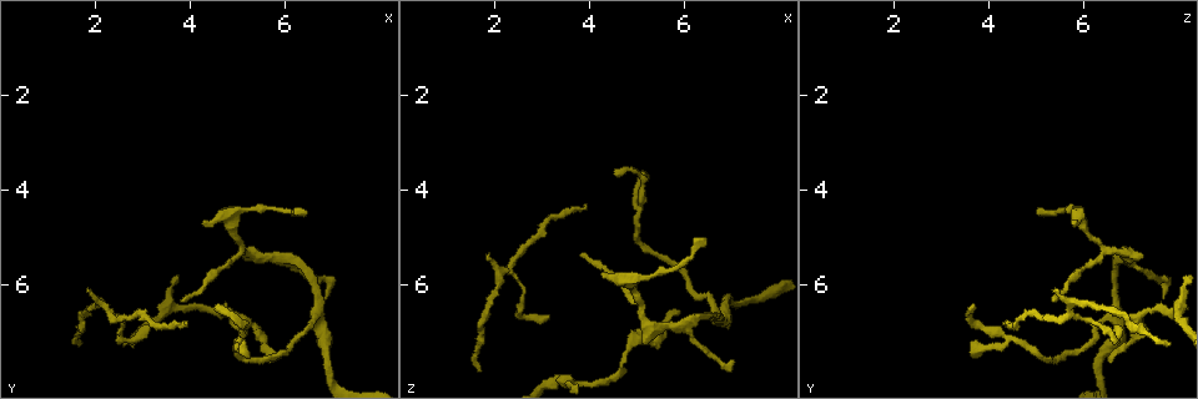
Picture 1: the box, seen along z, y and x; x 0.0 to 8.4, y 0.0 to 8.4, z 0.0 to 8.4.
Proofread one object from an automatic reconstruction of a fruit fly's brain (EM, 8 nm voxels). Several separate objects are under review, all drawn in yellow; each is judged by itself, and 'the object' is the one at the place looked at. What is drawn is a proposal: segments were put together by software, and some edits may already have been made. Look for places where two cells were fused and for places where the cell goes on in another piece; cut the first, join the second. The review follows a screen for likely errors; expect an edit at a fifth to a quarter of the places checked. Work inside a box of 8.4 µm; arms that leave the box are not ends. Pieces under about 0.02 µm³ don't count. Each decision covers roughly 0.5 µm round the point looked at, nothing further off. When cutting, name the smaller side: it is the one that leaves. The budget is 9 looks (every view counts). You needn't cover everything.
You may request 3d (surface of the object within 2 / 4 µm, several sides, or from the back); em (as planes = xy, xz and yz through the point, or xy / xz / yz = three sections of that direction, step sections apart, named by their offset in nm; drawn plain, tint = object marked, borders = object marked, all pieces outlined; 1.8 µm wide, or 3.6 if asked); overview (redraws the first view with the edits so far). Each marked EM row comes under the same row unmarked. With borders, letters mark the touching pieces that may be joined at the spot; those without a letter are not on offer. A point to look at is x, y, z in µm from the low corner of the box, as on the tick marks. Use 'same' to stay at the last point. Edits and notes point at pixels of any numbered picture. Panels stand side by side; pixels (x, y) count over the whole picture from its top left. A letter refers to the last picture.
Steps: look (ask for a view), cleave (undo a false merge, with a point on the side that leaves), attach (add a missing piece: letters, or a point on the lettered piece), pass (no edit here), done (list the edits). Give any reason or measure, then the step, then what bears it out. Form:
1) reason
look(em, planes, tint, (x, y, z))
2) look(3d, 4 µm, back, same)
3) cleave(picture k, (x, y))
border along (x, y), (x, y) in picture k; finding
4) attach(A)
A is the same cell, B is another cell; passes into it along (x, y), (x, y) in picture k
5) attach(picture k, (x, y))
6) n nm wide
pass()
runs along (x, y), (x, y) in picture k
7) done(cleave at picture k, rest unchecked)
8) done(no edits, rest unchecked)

thin end
look(em, planes, borders, (3.20, 6.85, 6.65))

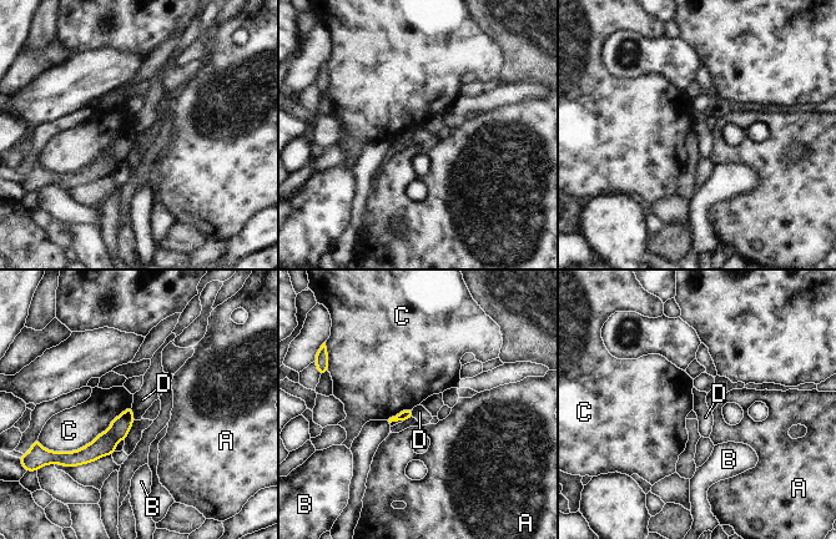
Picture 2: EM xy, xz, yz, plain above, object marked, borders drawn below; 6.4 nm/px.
70 nm wide
pass()
A, B, C and D are other cells; border along (131, 407), (135, 419) in picture 2; no lettered piece goes on from it

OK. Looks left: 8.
thin end
look(3d, 2 µm, back, (1.70, 7.20, 7.80))

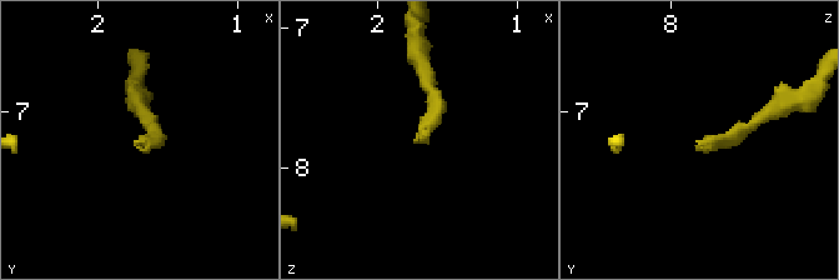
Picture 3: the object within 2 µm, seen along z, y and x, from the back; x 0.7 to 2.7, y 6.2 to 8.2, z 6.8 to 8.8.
now the EM
look(em, xz, step 16, borders, (1.74, 7.24, 7.80))

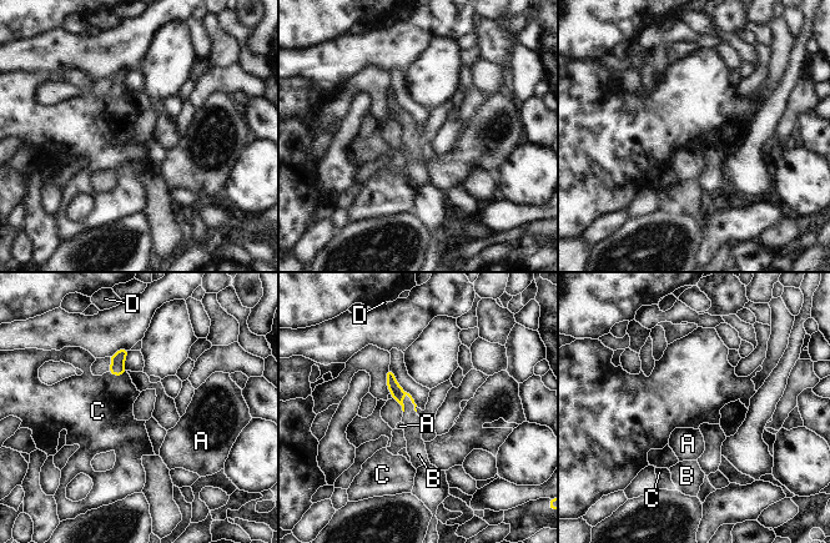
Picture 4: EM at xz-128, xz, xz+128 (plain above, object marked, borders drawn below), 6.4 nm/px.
attach(picture 4, (413, 423))
B is the same cell, A, C and D are other cells; passes into it along (395, 388), (412, 402), (413, 423) in picture 4; it goes on there

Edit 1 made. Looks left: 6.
look(overview)

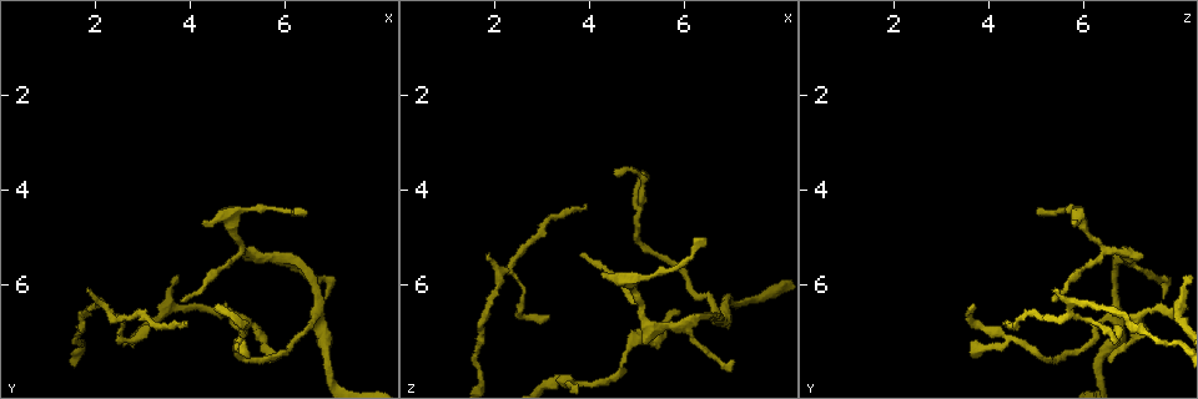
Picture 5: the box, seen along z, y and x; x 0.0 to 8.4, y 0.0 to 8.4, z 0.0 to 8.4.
free end
look(em, planes, borders, (4.30, 4.70, 5.75))

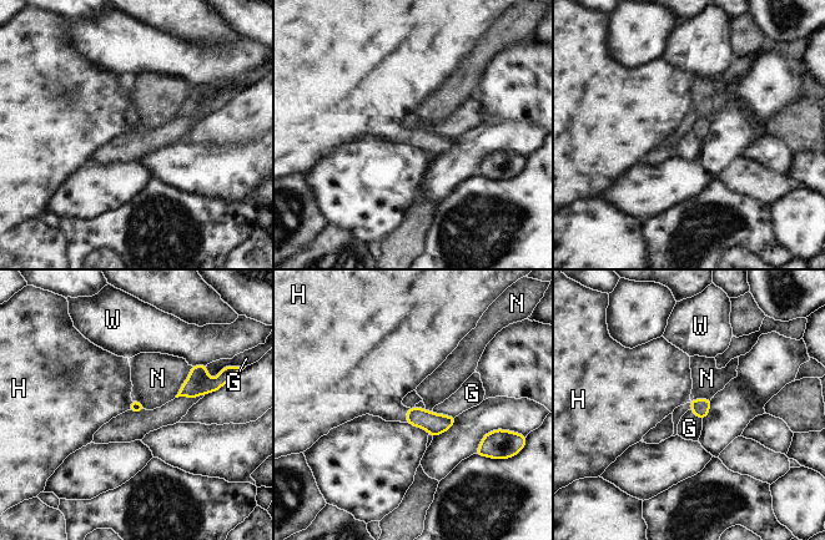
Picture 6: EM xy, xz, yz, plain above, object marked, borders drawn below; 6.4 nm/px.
attach(picture 6, (378, 388))
H is the same cell, G, N and W are other cells; the cell continues

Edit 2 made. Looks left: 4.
done(attach at picture 4, attach at picture 6, rest unchecked)

